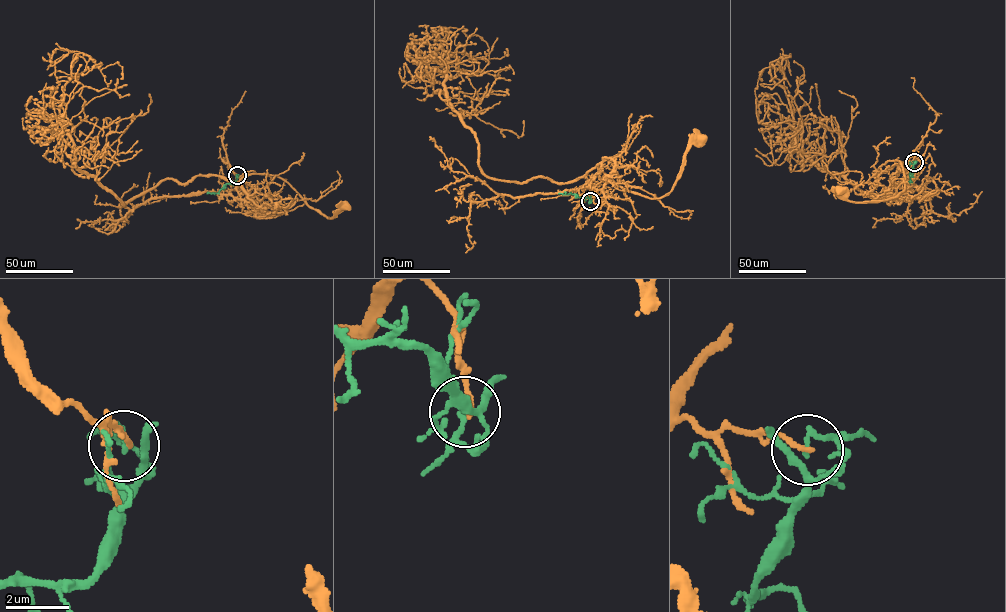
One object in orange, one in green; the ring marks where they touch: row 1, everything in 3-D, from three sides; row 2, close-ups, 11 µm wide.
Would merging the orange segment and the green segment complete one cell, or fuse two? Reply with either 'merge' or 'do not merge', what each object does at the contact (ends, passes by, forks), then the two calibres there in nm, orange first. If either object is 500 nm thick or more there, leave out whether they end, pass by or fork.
do not merge | orange ends | green ends | 160/160 nm

